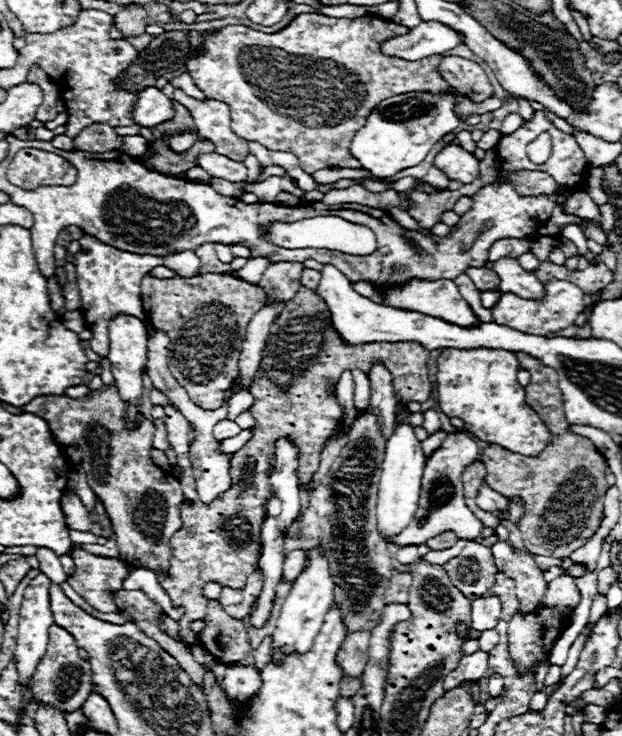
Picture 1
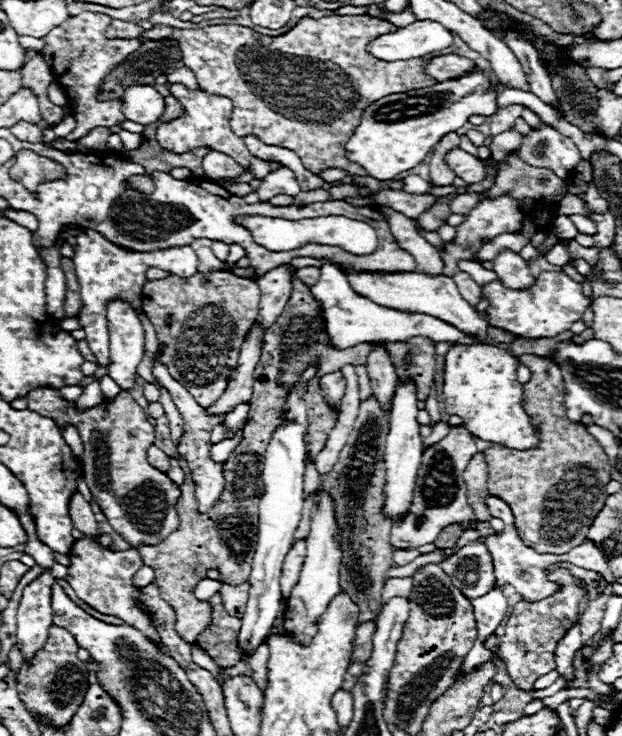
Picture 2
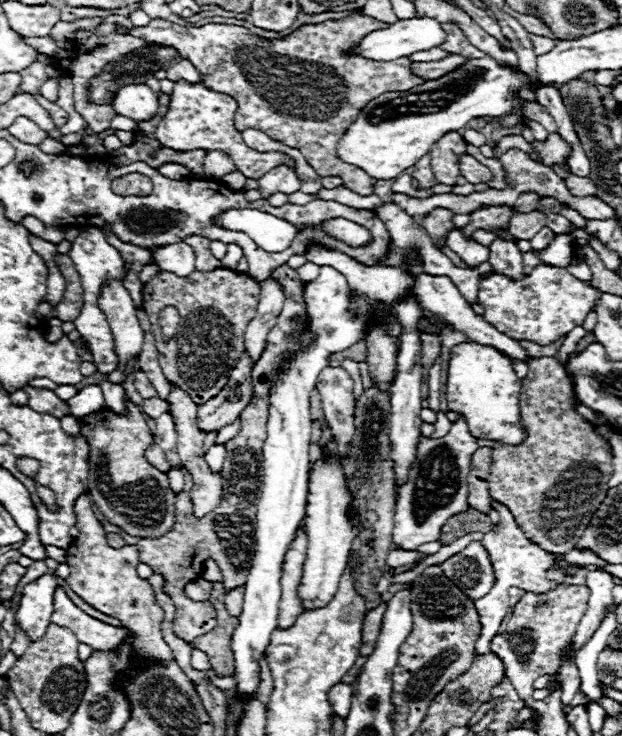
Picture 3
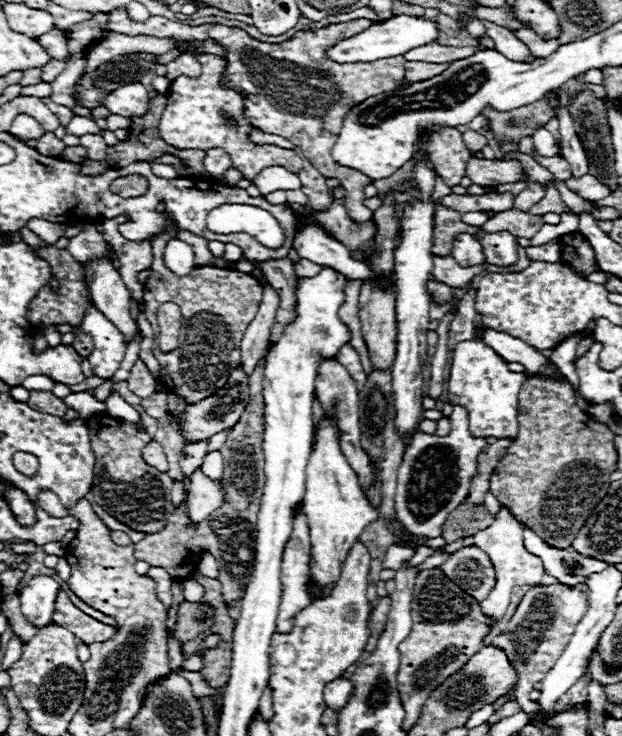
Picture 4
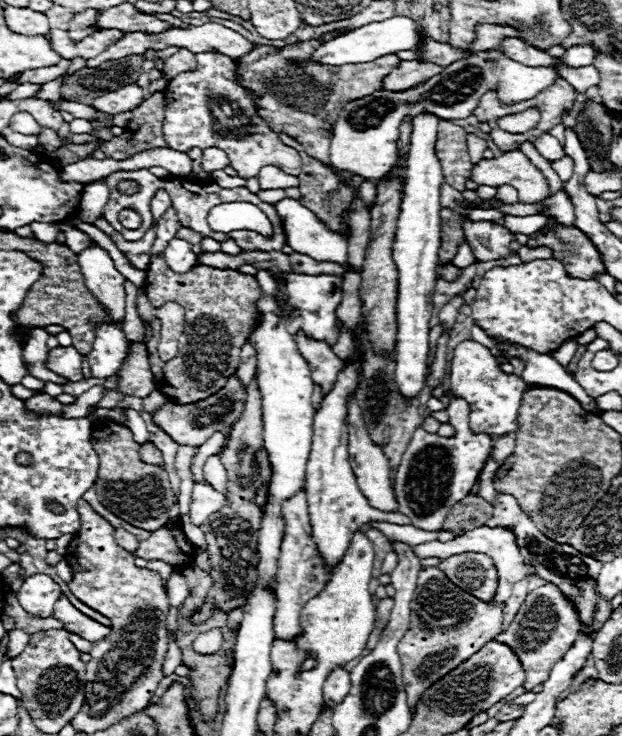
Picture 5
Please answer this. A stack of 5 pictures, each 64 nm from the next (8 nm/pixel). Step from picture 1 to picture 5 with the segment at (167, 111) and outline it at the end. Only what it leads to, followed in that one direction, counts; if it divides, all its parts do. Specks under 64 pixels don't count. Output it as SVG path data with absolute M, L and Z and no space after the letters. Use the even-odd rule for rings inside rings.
M136 84L124 86L116 92L108 92L104 96L98 96L96 100L92 100L92 108L98 112L106 112L106 114L118 114L118 112L126 112L126 110L134 110L140 102L142 102L142 88Z

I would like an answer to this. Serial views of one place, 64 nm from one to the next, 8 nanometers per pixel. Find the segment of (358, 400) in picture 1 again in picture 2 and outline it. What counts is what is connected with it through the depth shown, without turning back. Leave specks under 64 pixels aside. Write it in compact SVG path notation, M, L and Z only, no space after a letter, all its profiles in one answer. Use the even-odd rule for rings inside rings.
M359 365L355 367L356 374L358 376L358 385L360 392L360 400L363 401L372 395L372 389L370 385L370 379L367 374L366 366Z

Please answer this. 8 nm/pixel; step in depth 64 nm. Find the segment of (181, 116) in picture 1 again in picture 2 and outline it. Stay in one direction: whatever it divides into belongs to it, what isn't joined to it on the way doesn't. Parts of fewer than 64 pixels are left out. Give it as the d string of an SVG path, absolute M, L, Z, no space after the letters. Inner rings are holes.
M166 96L164 98L164 104L166 104L166 112L164 112L164 116L166 116L166 120L172 120L172 118L176 118L178 114L180 114L180 102L176 102L172 96Z

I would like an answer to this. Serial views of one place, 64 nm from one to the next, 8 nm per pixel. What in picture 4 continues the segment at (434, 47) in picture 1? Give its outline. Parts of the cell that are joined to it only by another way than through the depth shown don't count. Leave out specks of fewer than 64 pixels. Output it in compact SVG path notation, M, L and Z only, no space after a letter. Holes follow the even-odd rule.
M392 16L390 20L384 20L380 24L372 24L368 30L340 40L336 46L328 48L326 54L328 58L332 58L334 62L374 62L380 58L390 58L390 56L400 56L412 48L424 46L434 42L438 36L438 30L434 26L434 22L430 20L422 20L422 18L414 18L414 16Z

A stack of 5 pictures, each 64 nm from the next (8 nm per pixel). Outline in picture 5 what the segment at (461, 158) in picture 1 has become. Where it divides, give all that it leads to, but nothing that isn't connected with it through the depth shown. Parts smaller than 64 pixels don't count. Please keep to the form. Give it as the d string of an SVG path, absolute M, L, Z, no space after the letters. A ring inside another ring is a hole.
M512 150L500 158L480 160L472 168L470 176L480 186L502 186L510 184L519 192L519 202L538 202L550 194L548 180L544 174L520 152Z

